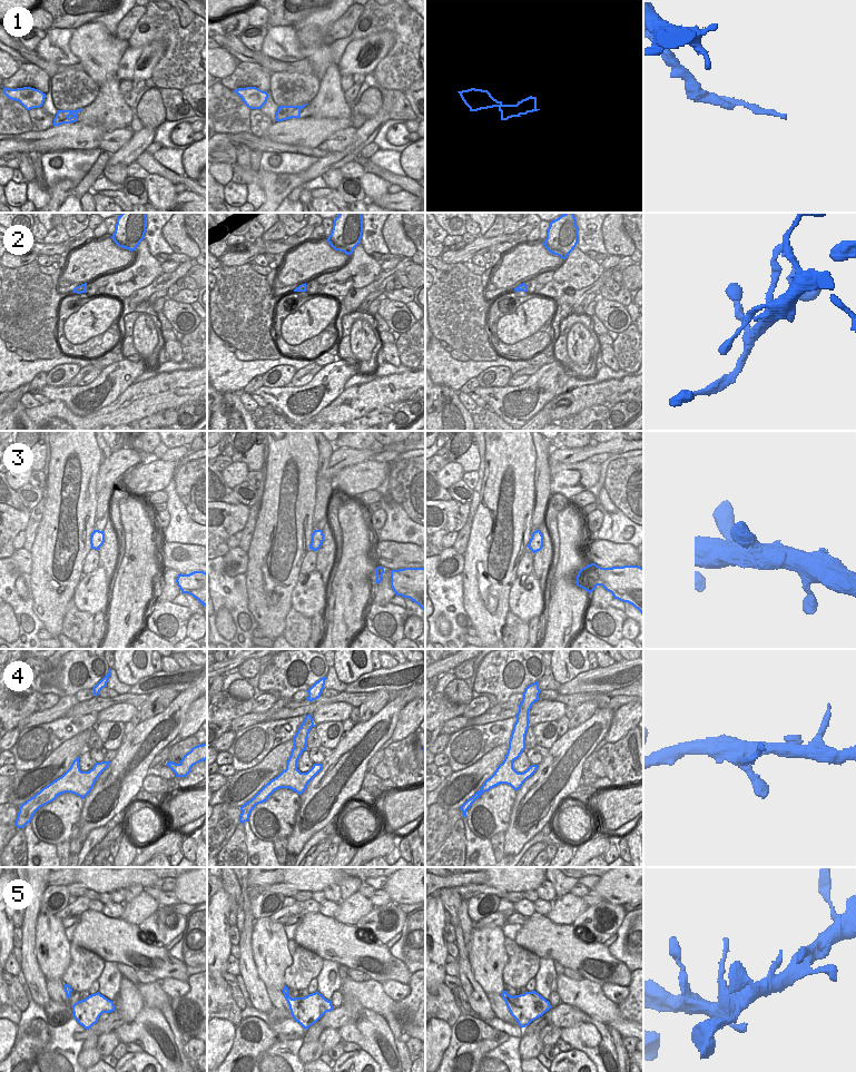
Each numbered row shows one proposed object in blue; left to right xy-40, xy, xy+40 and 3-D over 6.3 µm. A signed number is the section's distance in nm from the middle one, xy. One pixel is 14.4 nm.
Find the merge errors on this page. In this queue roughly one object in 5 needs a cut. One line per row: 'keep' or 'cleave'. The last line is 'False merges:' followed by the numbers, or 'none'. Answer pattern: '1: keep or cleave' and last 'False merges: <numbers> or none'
1: keep
2: keep
3: keep
4: keep
5: keep
False merges: none

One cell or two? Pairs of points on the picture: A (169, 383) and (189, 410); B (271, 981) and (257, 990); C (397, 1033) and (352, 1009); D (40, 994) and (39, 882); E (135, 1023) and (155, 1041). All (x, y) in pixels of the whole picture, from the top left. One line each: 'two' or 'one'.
A: two
B: two
C: two
D: one
E: one

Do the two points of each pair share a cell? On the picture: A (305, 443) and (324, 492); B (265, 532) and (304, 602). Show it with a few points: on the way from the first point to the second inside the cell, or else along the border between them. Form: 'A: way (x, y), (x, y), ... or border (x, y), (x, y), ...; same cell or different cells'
A: border (316, 446), (317, 475), (314, 499); different cells
B: border (301, 576), (292, 592), (291, 607); different cells

